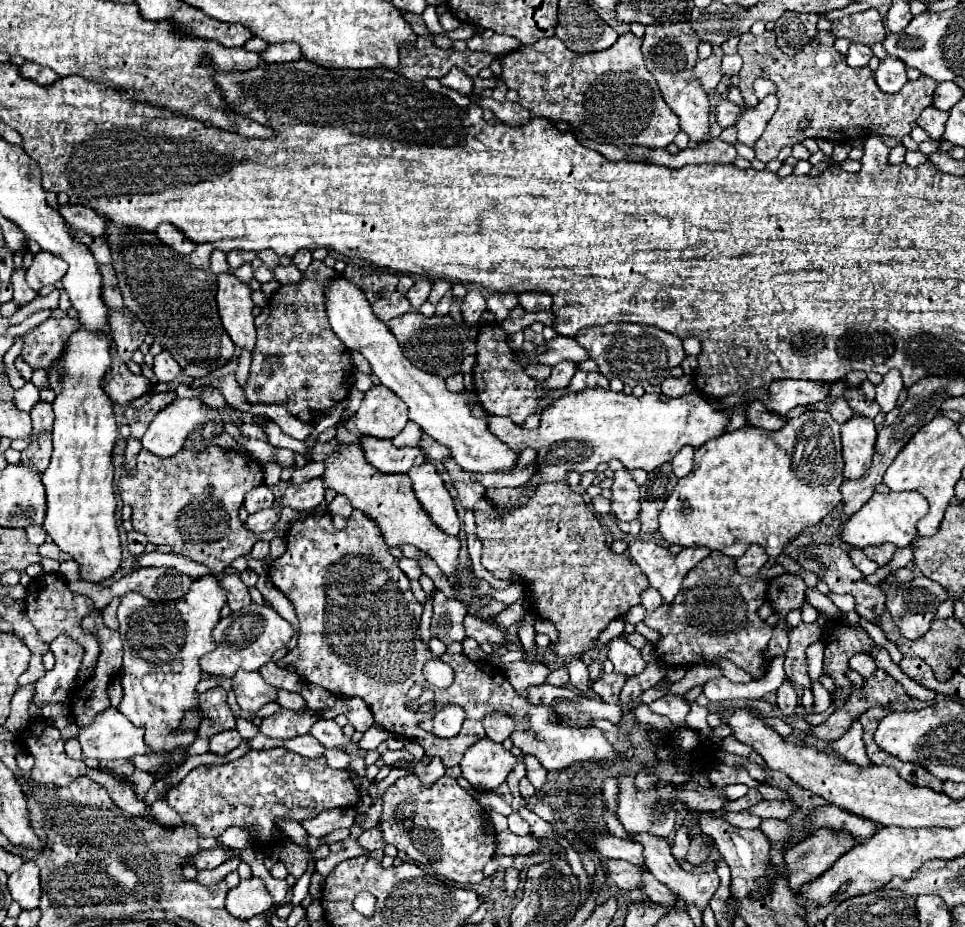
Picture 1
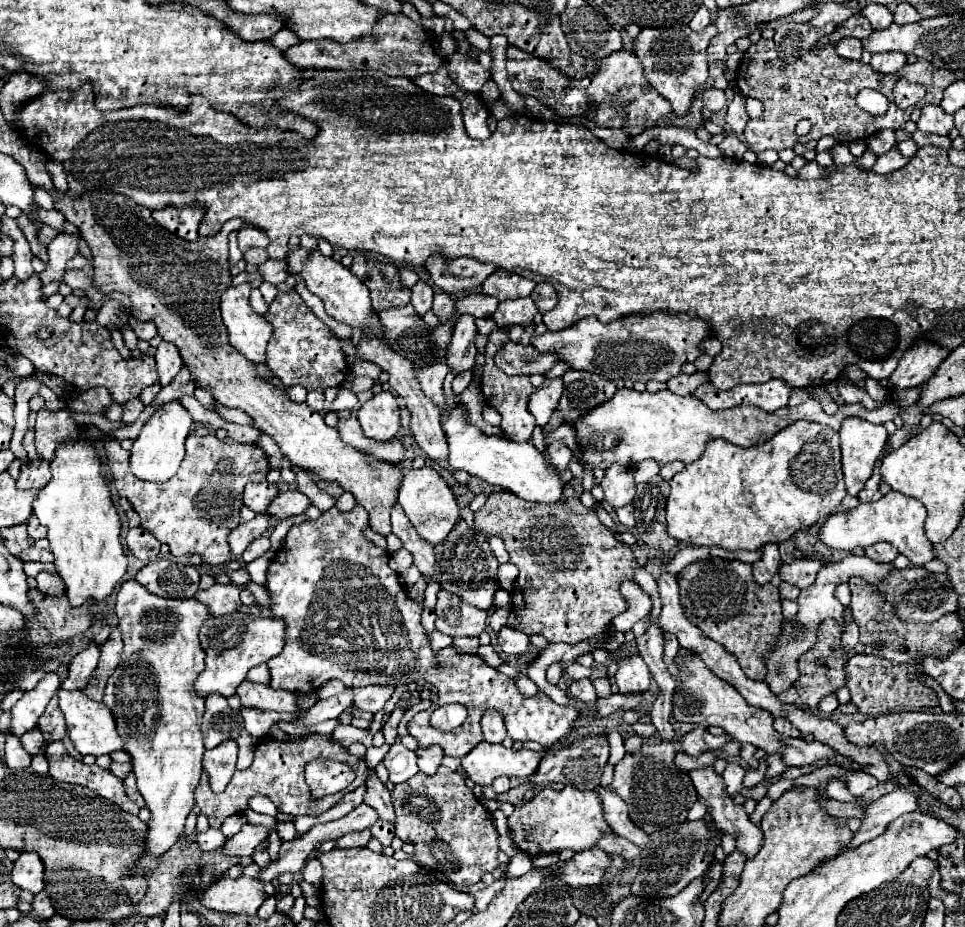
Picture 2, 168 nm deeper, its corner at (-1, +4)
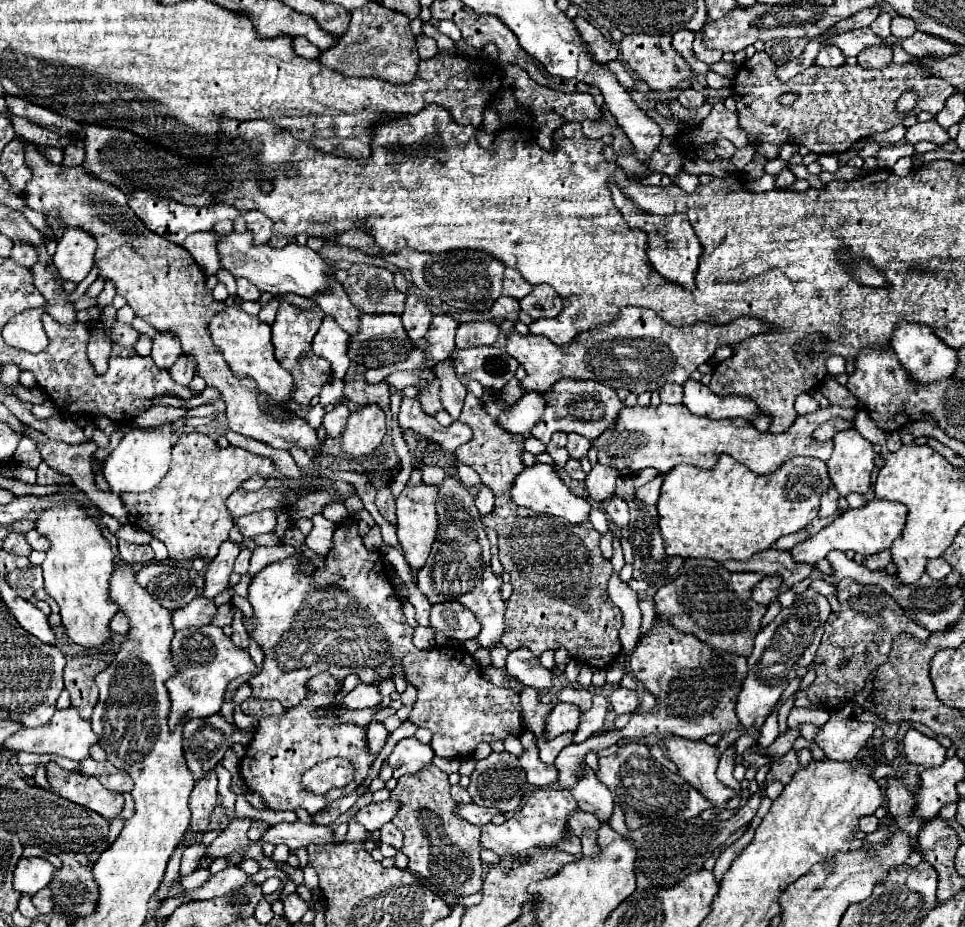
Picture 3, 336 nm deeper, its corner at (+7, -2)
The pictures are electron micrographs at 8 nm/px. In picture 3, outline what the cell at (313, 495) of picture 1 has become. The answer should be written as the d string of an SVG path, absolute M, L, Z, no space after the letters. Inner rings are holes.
M261 510L249 516L237 518L237 526L245 538L255 538L257 534L273 532L277 526L277 512L275 510Z

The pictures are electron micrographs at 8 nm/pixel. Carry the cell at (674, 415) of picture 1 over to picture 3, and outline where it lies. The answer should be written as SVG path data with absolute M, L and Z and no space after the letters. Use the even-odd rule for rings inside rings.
M659 404L659 406L623 406L615 424L609 426L599 438L593 440L593 446L597 448L597 458L599 464L603 466L611 466L619 472L623 472L621 476L631 476L643 468L655 468L661 474L671 472L677 464L689 464L689 466L697 466L697 468L711 468L717 460L719 454L729 454L733 456L737 462L745 464L749 470L753 470L755 474L769 474L775 468L779 468L785 460L793 458L793 456L817 456L823 462L829 460L831 452L833 452L833 442L831 440L815 440L813 438L813 430L821 424L825 424L831 418L841 418L841 406L829 406L829 408L819 408L817 412L805 414L805 416L797 416L795 422L789 426L787 432L781 434L773 434L773 432L759 432L751 422L743 420L743 418L731 418L731 420L705 420L699 418L695 414L691 414L683 404Z

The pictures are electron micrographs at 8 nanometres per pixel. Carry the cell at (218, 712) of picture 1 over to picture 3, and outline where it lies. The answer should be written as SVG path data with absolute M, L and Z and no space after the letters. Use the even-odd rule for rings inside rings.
M221 714L195 722L199 722L199 728L183 728L183 748L189 770L195 780L199 780L211 766L221 762L223 754L233 744L231 736L235 734L235 728Z

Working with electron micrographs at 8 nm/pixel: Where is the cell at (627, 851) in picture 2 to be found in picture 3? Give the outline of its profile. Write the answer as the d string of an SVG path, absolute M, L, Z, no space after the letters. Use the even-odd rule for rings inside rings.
M577 812L577 816L573 816L573 820L569 820L569 826L571 826L571 832L575 832L575 836L583 836L583 832L587 828L597 832L601 822L589 812Z

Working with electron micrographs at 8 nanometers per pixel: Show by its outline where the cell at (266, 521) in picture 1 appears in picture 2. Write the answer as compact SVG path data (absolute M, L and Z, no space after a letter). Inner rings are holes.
M257 514L251 522L245 522L245 524L239 524L227 538L229 542L229 548L231 548L231 554L235 558L239 558L245 548L255 540L259 538L265 530L269 528L269 518L265 514Z

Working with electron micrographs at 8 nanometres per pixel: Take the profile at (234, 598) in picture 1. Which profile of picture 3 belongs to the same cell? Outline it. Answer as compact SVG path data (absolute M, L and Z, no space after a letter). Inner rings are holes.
M197 596L185 608L179 608L179 610L173 612L173 628L185 630L185 628L191 628L191 626L211 624L215 614L217 614L215 600L205 598L205 596Z

